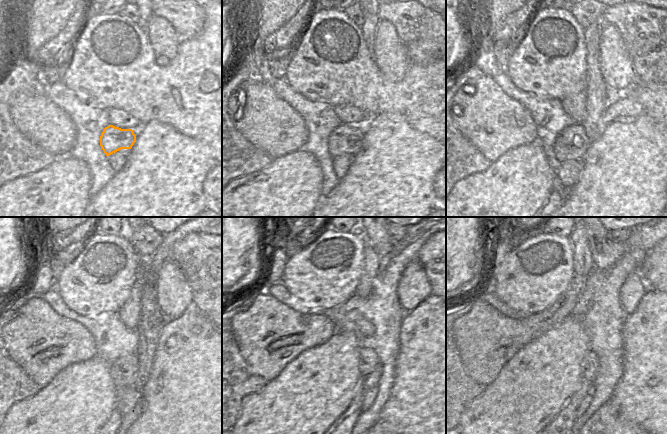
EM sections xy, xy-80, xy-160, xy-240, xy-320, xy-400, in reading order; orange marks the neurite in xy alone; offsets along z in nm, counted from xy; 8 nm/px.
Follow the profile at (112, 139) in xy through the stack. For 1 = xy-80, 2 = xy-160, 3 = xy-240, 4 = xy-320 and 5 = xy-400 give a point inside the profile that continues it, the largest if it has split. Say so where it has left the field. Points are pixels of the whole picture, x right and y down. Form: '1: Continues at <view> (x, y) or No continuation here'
1: Continues at xy-80 (347, 138)
2: Continues at xy-160 (572, 142)
3: Continues at xy-240 (123, 371)
4: Continues at xy-320 (368, 358)
5: Continues at xy-400 (590, 363).

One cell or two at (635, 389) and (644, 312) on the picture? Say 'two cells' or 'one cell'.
one cell

